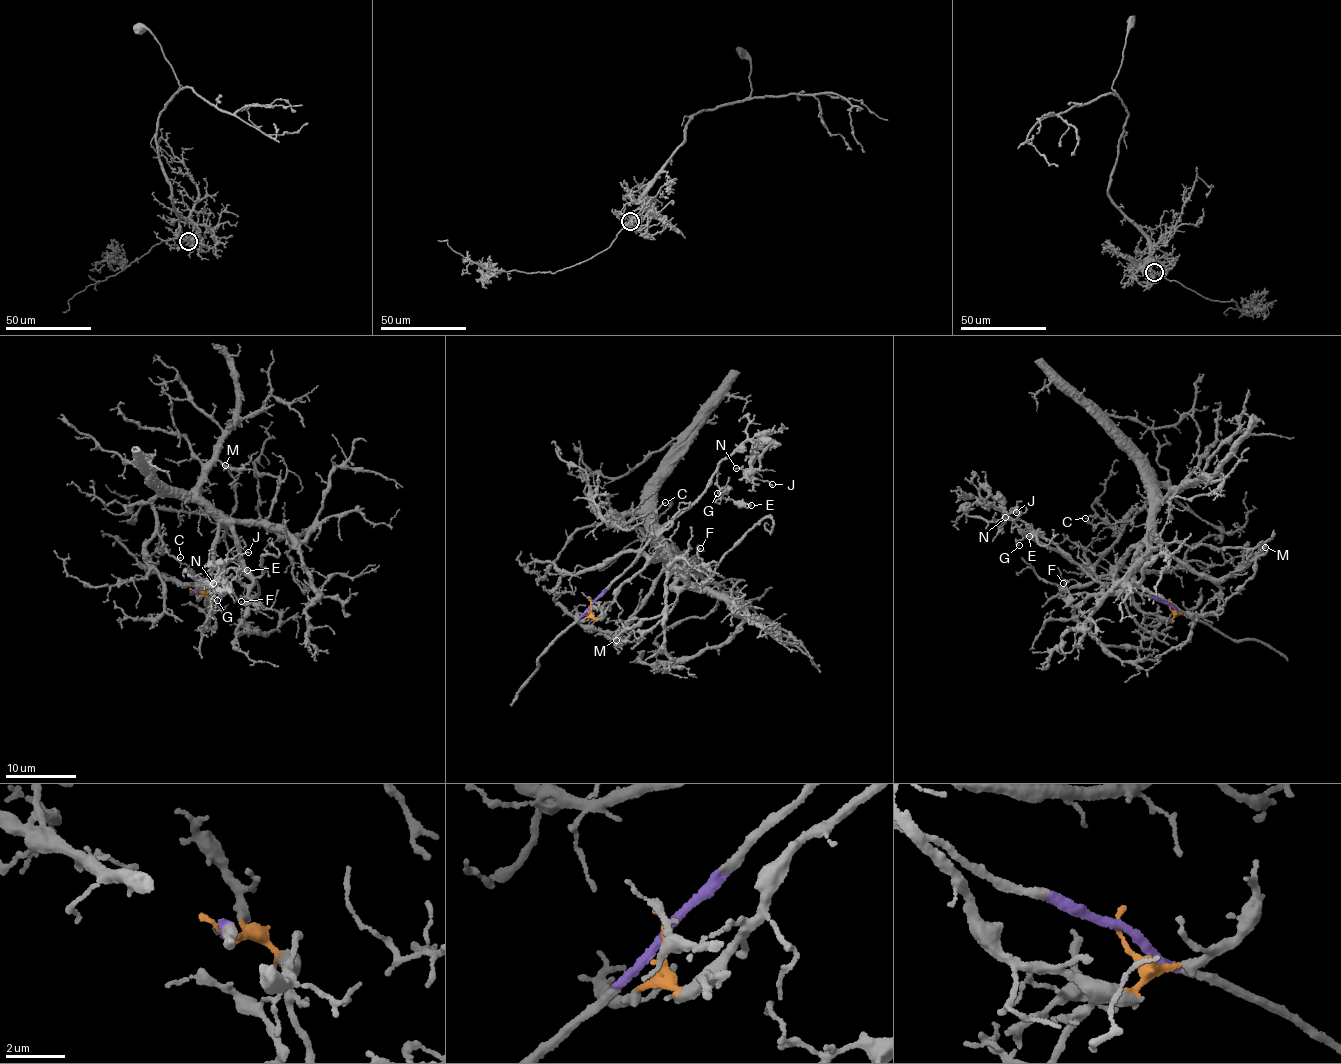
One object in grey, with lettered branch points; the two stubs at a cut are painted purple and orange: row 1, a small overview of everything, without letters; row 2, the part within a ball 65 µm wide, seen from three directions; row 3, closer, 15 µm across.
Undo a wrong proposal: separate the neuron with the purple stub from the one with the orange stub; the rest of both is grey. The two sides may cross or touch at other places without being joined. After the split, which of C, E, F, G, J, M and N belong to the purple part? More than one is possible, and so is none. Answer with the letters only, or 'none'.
E, G, J, N

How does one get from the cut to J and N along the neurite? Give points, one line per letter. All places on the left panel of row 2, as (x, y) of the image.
J: (195, 591), (196, 599), (206, 594), (197, 587), (212, 584), (217, 566), (223, 570), (230, 559), (249, 552)
N: (195, 591), (196, 599), (206, 594), (197, 587), (208, 587), (216, 567), (222, 574), (213, 583)

